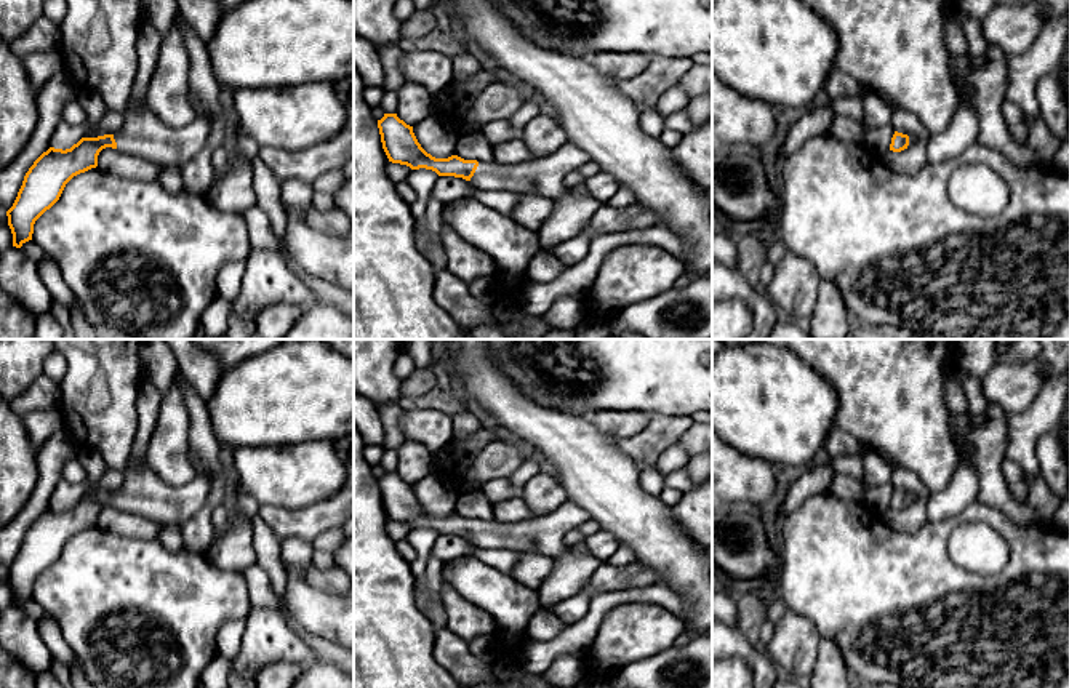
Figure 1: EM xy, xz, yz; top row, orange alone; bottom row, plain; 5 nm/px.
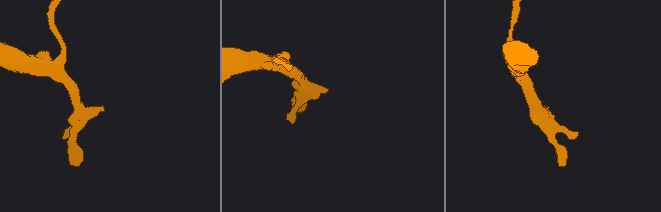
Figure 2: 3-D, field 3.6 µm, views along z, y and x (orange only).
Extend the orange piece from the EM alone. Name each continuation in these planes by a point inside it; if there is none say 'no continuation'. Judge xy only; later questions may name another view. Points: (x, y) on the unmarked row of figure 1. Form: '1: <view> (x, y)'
1: xy (143, 492)

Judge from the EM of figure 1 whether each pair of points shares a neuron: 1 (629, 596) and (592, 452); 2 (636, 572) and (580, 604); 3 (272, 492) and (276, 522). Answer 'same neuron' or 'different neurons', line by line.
1: different neurons
2: same neuron
3: different neurons

